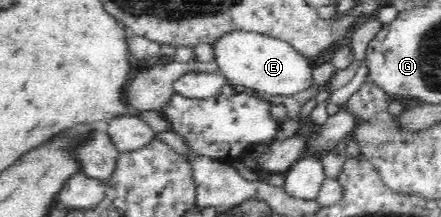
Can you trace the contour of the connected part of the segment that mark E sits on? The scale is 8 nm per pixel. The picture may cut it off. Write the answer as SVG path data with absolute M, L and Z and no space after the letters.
M234 31L222 36L212 46L216 55L216 64L219 66L218 72L234 86L245 86L256 93L296 96L298 92L306 92L312 84L314 85L313 62L283 40L252 31Z

